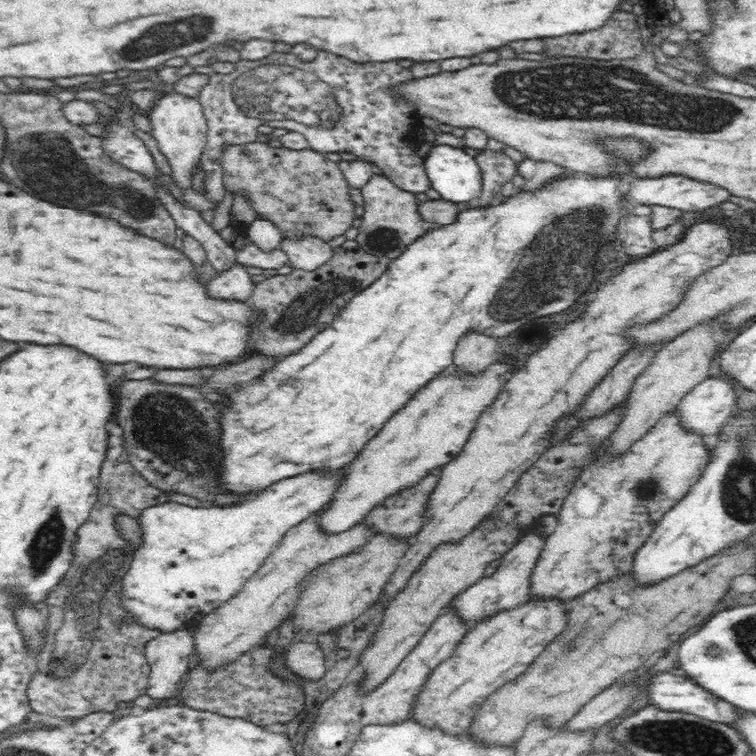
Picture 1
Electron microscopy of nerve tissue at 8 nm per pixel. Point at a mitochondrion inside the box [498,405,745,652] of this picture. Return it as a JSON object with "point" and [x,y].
{"point":[647,488]}

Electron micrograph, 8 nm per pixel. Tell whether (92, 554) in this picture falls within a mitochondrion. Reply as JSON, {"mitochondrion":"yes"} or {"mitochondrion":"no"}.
{"mitochondrion":"yes"}

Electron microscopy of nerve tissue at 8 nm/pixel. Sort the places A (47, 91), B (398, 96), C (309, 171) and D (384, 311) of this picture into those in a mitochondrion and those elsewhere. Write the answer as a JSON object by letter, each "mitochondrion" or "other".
{"A":"other","B":"other","C":"other","D":"other"}

